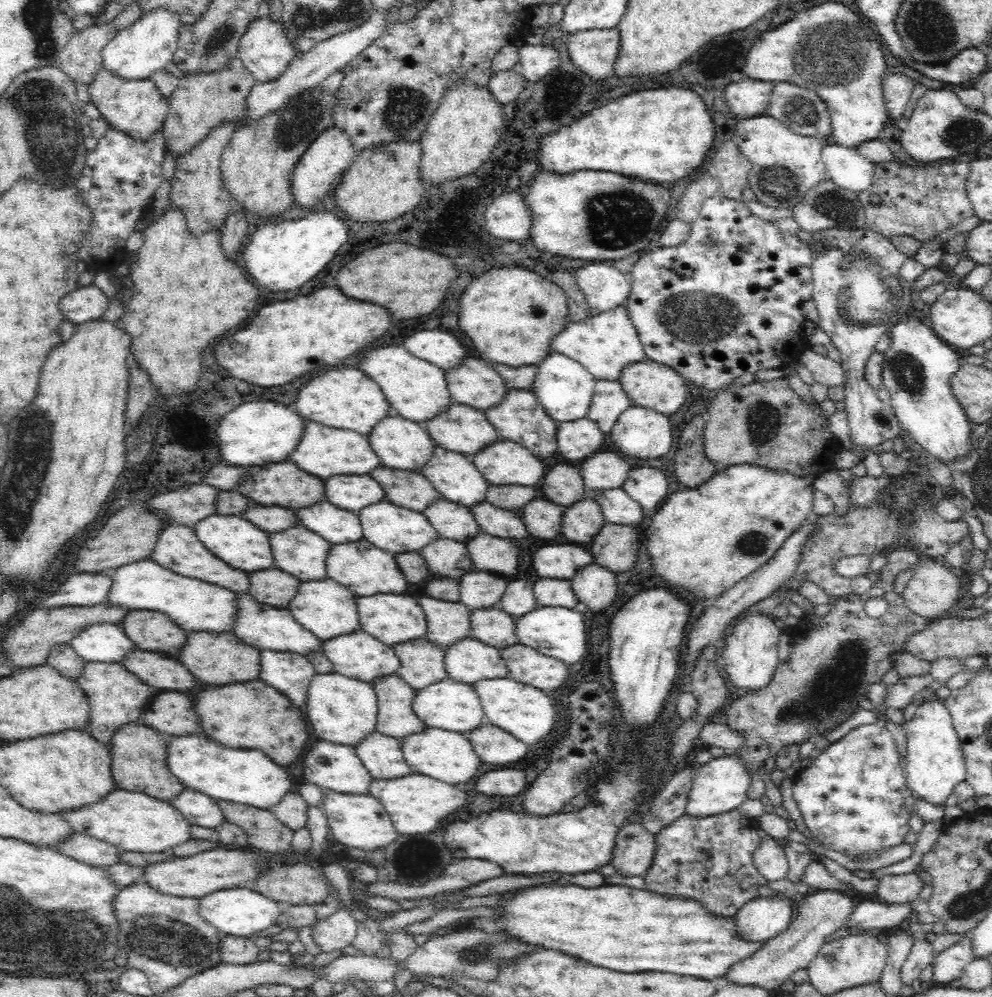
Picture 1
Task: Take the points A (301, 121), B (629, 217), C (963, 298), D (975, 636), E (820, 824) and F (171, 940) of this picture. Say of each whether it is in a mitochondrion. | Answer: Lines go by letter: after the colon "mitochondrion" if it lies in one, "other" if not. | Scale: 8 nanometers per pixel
A: mitochondrion
B: mitochondrion
C: other
D: other
E: other
F: mitochondrion

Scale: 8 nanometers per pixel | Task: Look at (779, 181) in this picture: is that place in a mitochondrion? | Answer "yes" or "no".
yes

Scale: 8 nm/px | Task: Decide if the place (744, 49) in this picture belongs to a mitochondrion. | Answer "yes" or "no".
no

